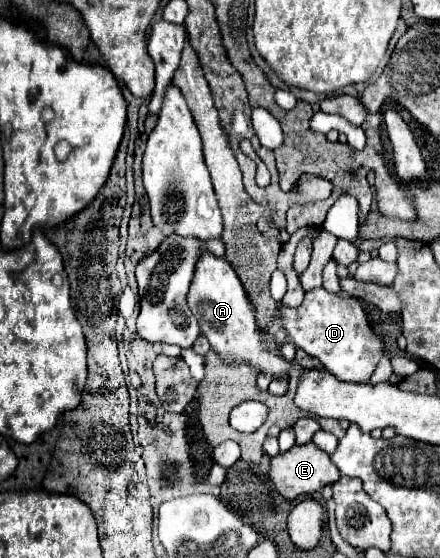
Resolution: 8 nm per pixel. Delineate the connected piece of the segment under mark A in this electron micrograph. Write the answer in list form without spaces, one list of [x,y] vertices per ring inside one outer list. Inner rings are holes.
[[[207,250],[205,254],[201,254],[195,266],[193,282],[189,286],[187,304],[193,316],[199,320],[201,334],[209,340],[209,344],[221,354],[225,362],[247,362],[259,372],[271,372],[275,378],[281,374],[289,374],[291,362],[279,358],[279,346],[257,328],[253,308],[249,304],[249,298],[245,296],[243,284],[225,258],[217,258]]]

